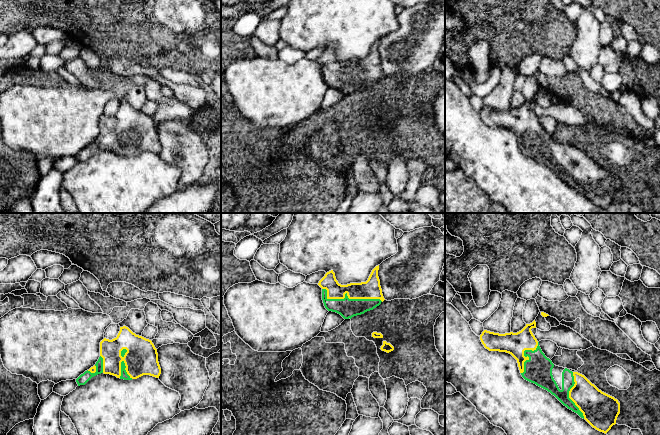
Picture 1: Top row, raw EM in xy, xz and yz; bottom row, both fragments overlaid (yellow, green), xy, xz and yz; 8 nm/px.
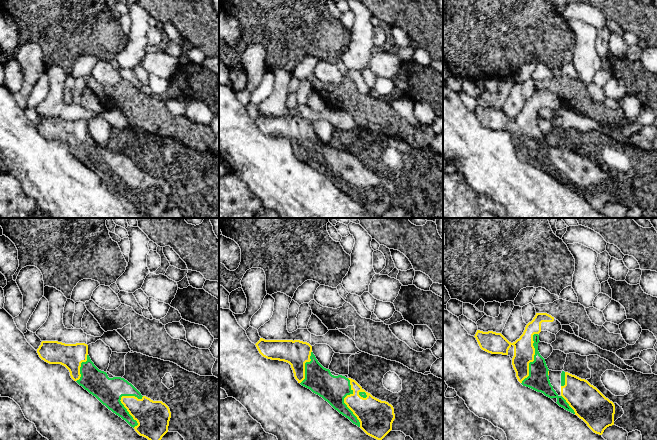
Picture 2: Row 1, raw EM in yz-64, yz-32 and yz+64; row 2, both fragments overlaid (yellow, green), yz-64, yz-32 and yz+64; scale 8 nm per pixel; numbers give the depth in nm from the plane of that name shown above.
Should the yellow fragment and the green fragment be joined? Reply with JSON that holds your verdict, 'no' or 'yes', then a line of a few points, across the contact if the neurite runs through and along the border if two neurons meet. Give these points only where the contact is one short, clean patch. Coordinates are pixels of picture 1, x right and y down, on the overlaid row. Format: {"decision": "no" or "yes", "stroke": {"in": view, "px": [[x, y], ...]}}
{"decision": "yes"}

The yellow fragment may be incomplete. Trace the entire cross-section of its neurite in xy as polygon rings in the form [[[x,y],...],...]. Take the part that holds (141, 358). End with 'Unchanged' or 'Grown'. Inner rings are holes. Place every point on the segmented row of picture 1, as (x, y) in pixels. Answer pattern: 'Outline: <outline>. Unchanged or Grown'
Outline: [[[120,327],[116,338],[100,342],[100,357],[96,364],[81,374],[76,382],[85,385],[98,374],[110,374],[124,380],[143,375],[159,378],[161,368],[158,353],[151,340],[136,335],[128,327]]]. Grown

